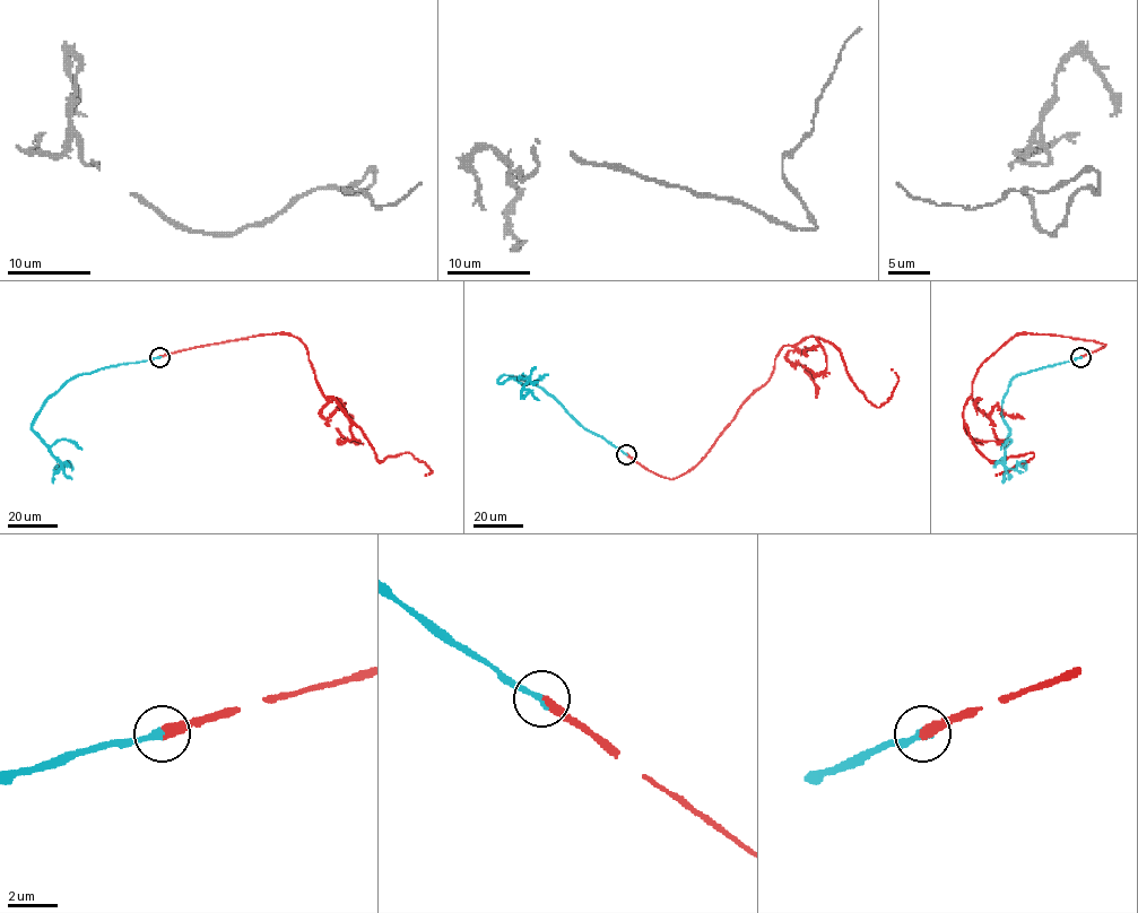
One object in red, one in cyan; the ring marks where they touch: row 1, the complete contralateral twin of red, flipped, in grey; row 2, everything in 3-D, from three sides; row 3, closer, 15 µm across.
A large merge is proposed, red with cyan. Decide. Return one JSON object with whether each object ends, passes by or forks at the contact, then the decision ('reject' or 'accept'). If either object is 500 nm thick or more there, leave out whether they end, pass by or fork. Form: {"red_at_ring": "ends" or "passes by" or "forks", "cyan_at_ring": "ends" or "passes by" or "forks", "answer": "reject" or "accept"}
{"red_at_ring": "ends", "cyan_at_ring": "ends", "answer": "accept"}

